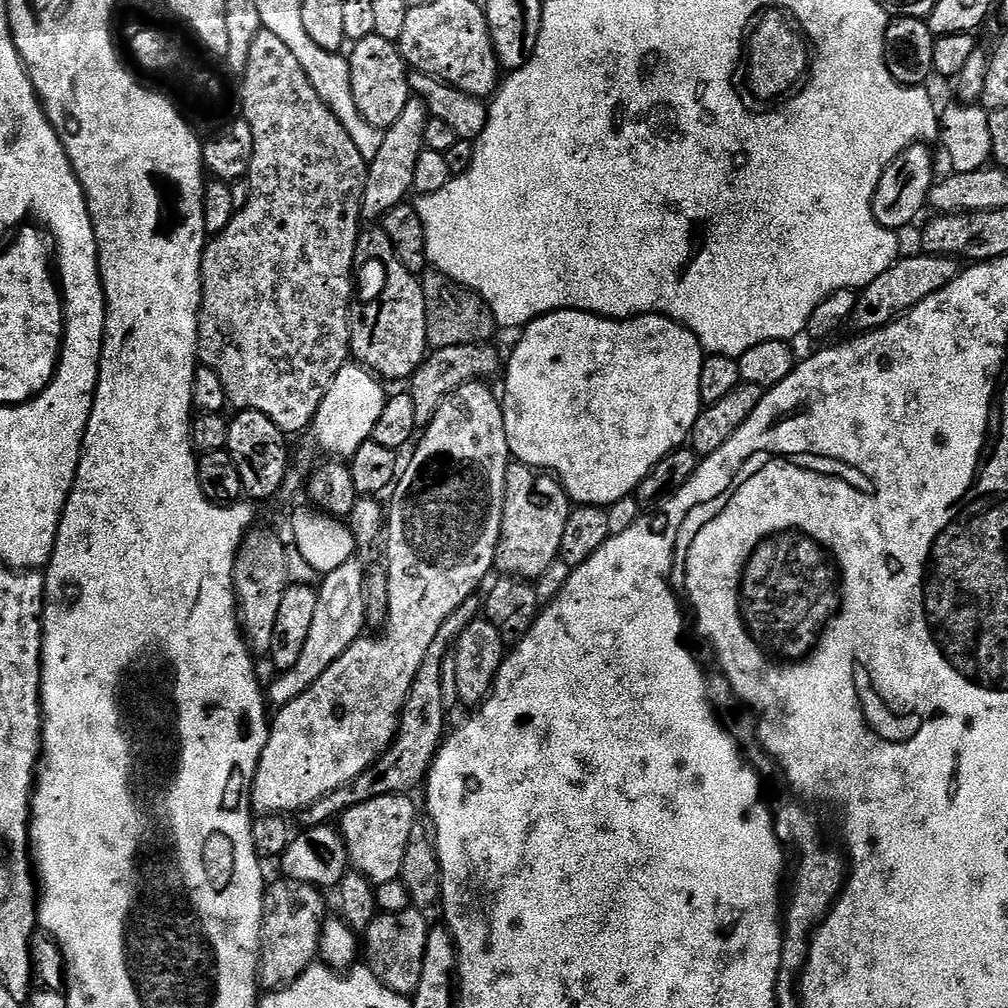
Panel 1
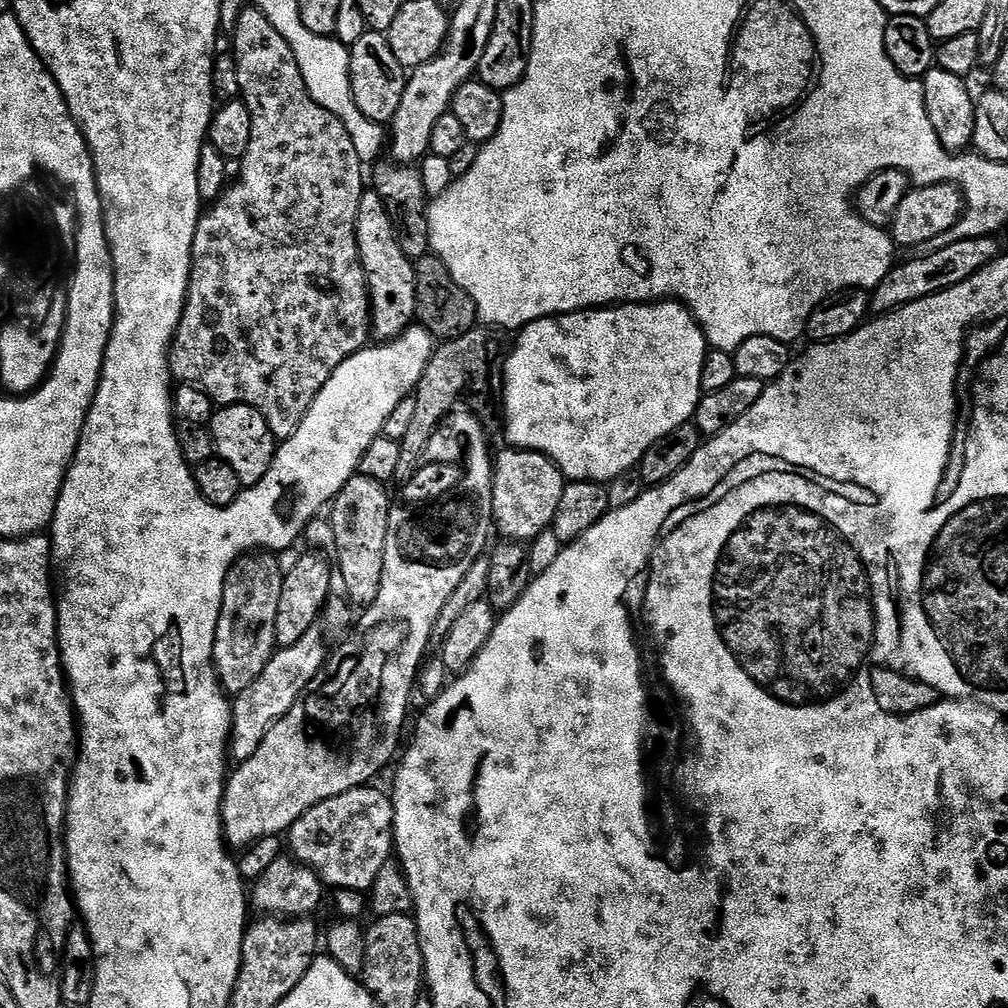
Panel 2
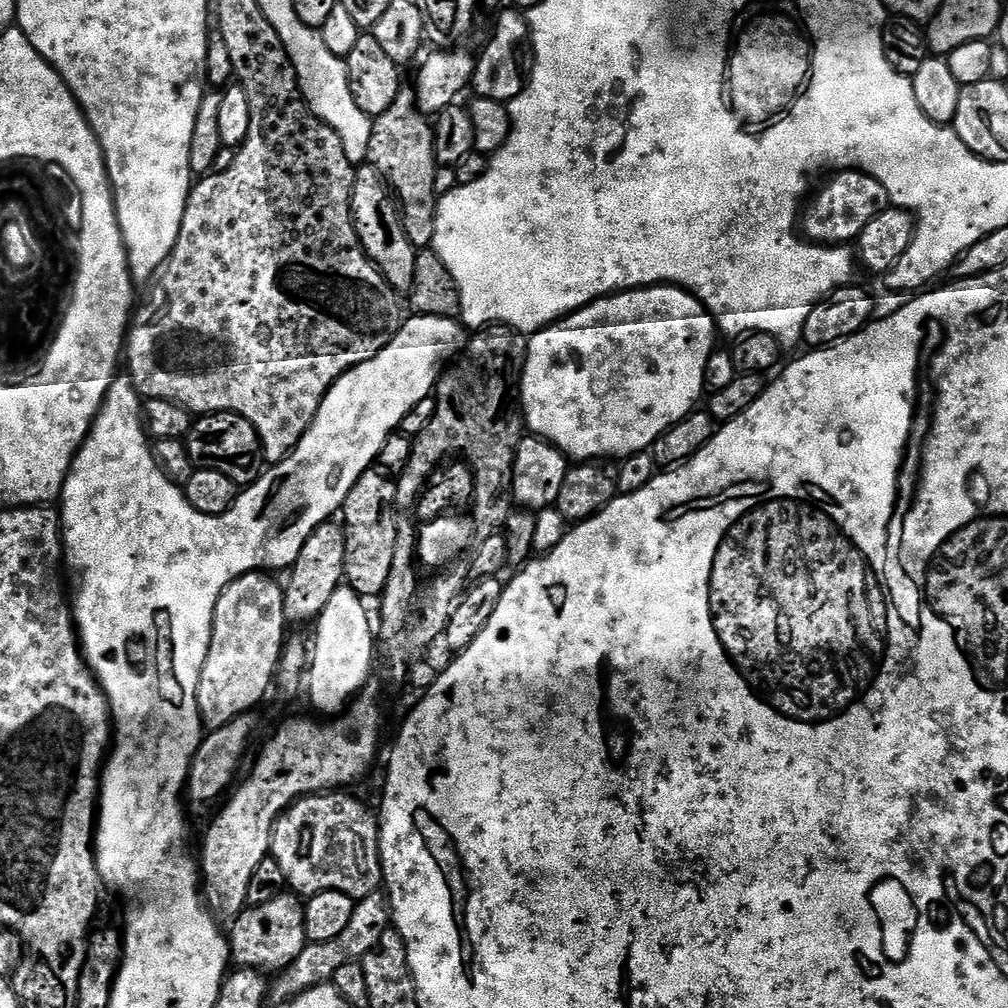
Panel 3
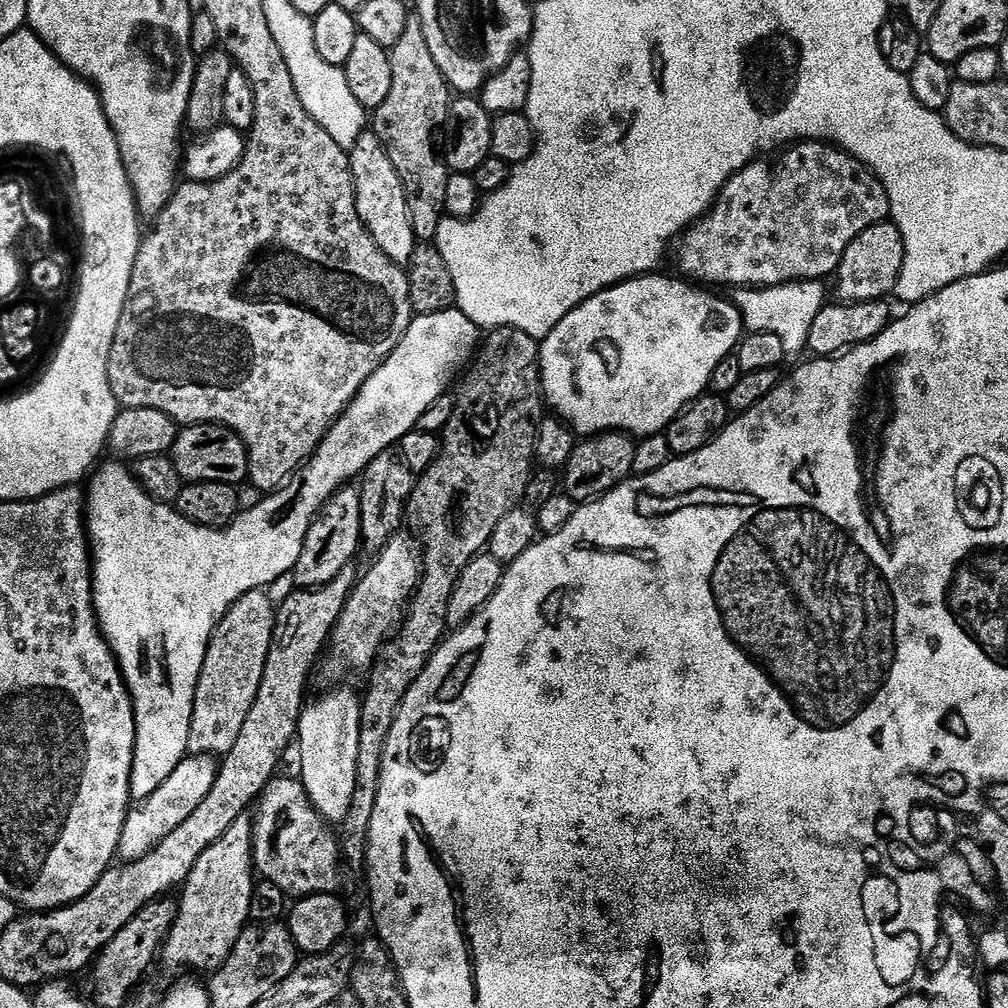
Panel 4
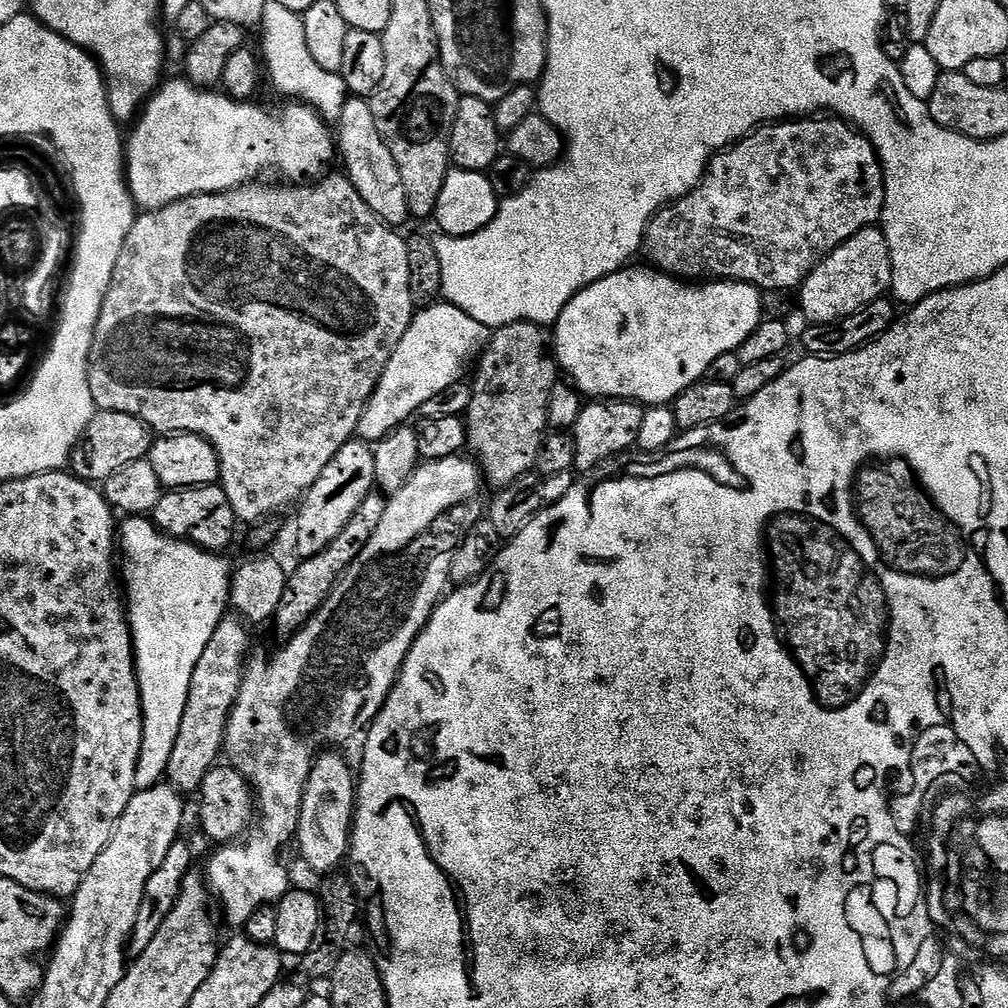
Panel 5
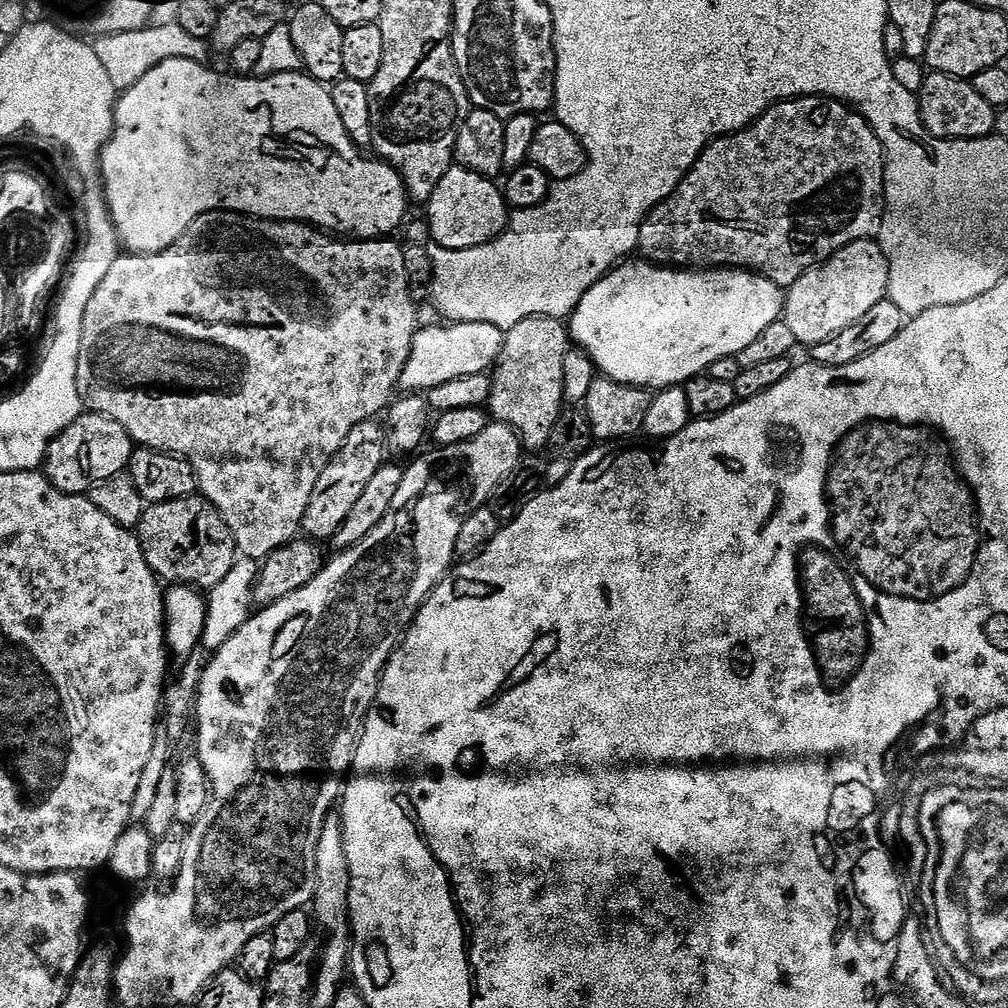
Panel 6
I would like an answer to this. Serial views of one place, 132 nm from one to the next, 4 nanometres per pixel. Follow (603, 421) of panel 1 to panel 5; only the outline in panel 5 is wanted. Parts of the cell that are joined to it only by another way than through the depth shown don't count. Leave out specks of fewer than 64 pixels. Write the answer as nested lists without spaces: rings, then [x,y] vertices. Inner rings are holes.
[[[625,266],[619,272],[610,274],[590,286],[586,286],[562,310],[562,314],[554,325],[554,347],[556,362],[577,392],[588,398],[607,398],[609,400],[631,400],[641,406],[668,406],[686,391],[691,384],[701,383],[707,377],[708,368],[723,352],[735,352],[740,349],[742,342],[750,338],[750,334],[760,325],[765,315],[764,304],[760,301],[761,289],[752,284],[741,284],[738,280],[716,280],[715,282],[685,282],[669,273],[659,271],[651,266],[632,268]]]

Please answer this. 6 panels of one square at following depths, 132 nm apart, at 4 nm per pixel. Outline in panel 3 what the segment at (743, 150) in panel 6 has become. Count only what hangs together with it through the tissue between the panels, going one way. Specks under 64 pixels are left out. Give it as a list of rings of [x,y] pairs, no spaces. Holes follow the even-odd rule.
[[[840,170],[829,180],[832,181],[820,193],[817,191],[807,201],[802,212],[802,232],[807,239],[818,244],[848,246],[859,241],[862,230],[866,230],[866,226],[889,207],[890,197],[886,186],[865,172]]]

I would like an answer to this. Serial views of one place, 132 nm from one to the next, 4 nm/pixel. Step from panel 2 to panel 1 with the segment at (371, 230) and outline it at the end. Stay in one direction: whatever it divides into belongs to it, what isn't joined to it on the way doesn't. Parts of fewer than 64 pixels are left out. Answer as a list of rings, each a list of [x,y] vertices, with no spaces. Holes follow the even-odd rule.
[[[382,230],[365,231],[361,235],[356,264],[359,265],[359,275],[361,272],[366,279],[373,280],[372,288],[376,293],[369,304],[355,309],[355,319],[351,321],[351,355],[355,363],[385,381],[407,381],[419,370],[430,351],[426,334],[426,298],[422,294],[420,280],[413,272],[406,270],[402,262],[398,262],[394,246]]]

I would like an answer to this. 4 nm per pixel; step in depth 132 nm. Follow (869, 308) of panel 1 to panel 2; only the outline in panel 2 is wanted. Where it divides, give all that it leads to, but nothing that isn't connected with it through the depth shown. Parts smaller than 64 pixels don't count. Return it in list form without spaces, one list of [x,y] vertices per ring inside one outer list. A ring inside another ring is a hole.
[[[990,235],[955,240],[952,244],[941,243],[940,249],[929,256],[920,256],[917,260],[906,261],[905,264],[897,263],[889,270],[888,277],[871,293],[871,311],[876,314],[896,312],[910,302],[932,296],[941,290],[950,290],[966,282],[966,278],[978,274],[978,270],[982,270],[1001,256],[1002,248],[996,239],[995,235]]]

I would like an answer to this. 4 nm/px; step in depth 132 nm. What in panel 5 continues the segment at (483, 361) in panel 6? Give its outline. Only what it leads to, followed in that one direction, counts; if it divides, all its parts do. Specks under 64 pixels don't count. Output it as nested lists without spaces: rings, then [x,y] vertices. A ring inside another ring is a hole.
[[[437,302],[421,307],[415,313],[396,353],[390,358],[370,402],[360,419],[359,439],[365,442],[381,440],[395,428],[407,425],[421,406],[430,402],[434,394],[442,394],[446,386],[454,386],[465,379],[464,371],[479,361],[488,346],[490,330],[482,322],[470,318],[458,306]]]

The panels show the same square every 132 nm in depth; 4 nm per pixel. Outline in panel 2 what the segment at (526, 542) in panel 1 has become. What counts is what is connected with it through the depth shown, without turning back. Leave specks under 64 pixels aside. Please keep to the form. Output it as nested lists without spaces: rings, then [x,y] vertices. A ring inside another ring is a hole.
[[[504,446],[494,456],[492,473],[492,519],[497,533],[500,532],[508,542],[531,542],[537,540],[542,533],[549,531],[554,522],[554,514],[558,514],[558,502],[562,502],[562,490],[565,486],[564,475],[550,458],[540,452],[531,452],[525,448]]]

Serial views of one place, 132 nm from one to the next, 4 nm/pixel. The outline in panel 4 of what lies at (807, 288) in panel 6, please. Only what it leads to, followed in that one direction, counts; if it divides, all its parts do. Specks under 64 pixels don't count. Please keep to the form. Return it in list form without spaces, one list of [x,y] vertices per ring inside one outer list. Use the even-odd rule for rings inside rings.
[[[885,222],[862,230],[862,234],[858,234],[858,238],[854,238],[850,246],[846,246],[846,254],[842,254],[842,262],[836,267],[835,299],[857,304],[863,300],[882,300],[891,297],[896,291],[898,274],[902,270],[903,261],[904,243],[896,224]]]

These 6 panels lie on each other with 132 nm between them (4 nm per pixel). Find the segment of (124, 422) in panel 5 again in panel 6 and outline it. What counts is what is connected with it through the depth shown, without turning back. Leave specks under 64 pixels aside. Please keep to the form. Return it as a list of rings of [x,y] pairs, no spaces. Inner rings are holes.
[[[88,412],[79,416],[67,430],[60,433],[58,442],[53,443],[49,448],[46,457],[46,475],[57,488],[61,488],[64,492],[84,494],[98,482],[121,475],[131,465],[133,451],[134,442],[130,434],[126,434],[126,430],[118,422],[114,422],[114,418],[106,418],[97,412]]]

